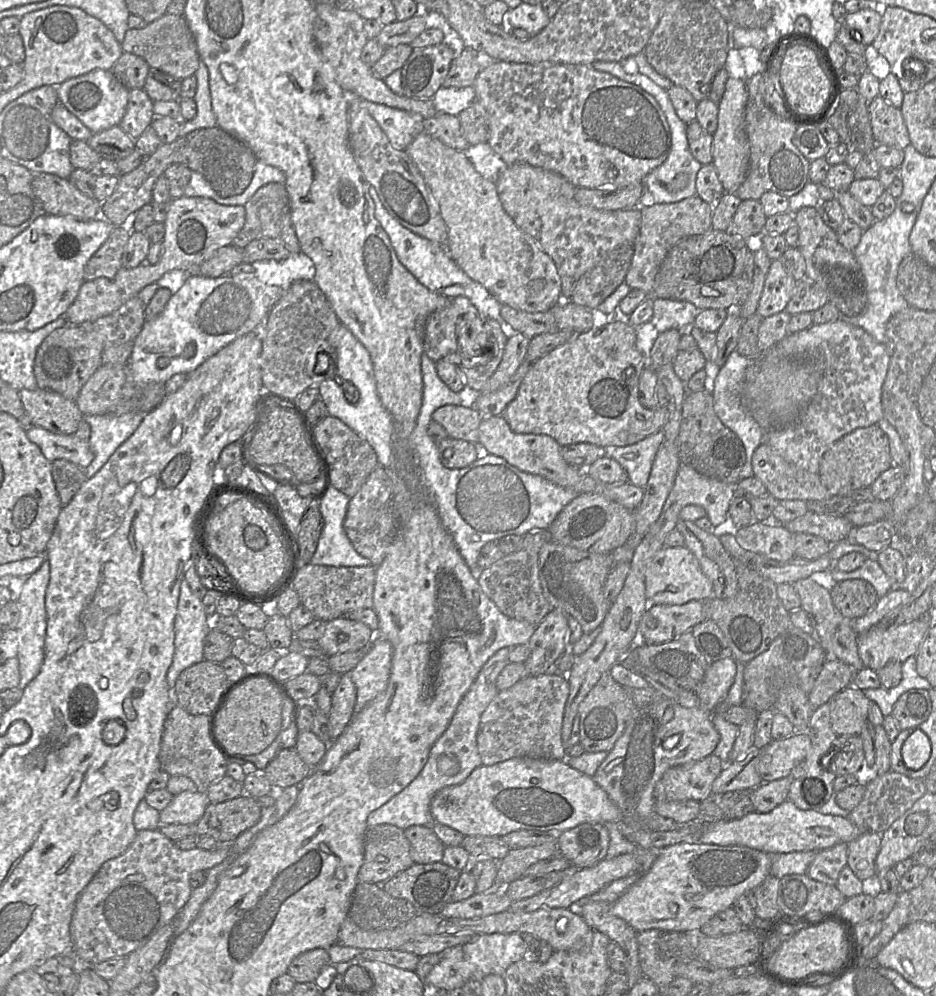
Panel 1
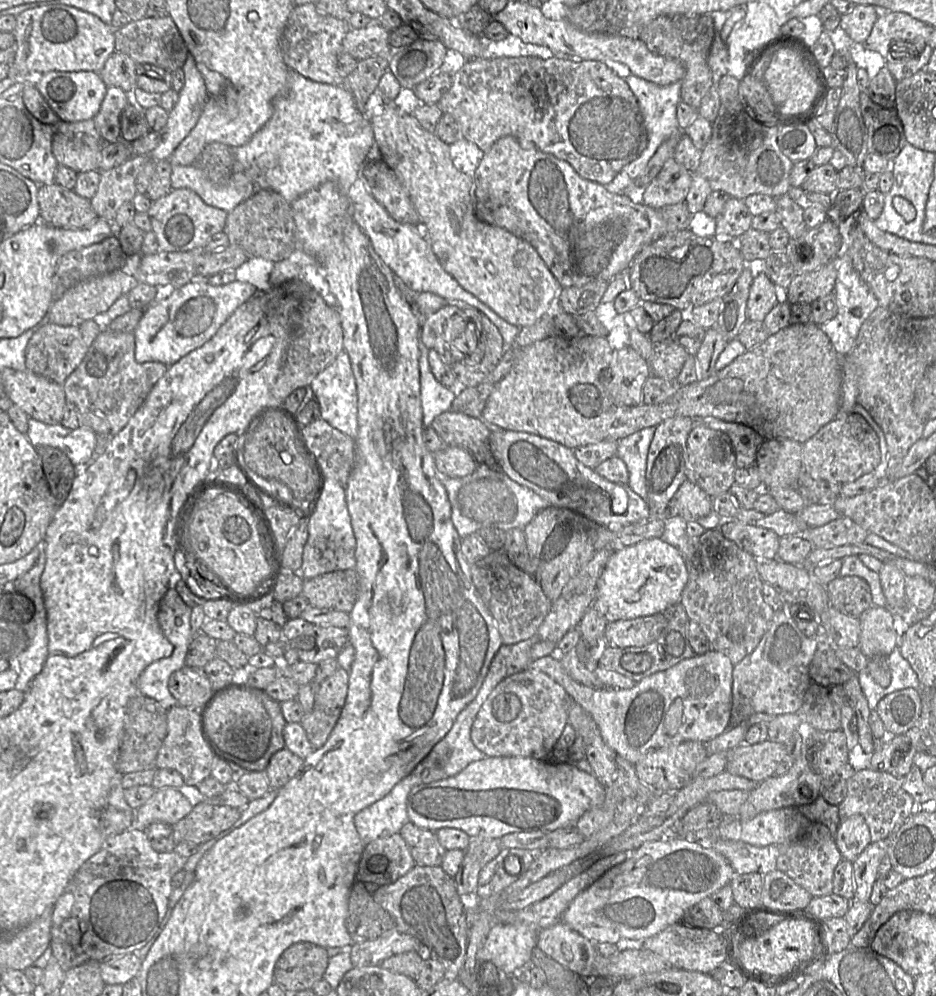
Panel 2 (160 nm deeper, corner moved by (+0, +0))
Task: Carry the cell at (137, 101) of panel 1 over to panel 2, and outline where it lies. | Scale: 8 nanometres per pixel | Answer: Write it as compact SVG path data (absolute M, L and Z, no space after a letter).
M108 87L97 115L92 119L100 136L110 142L122 140L121 113L128 104L127 93L119 87Z

